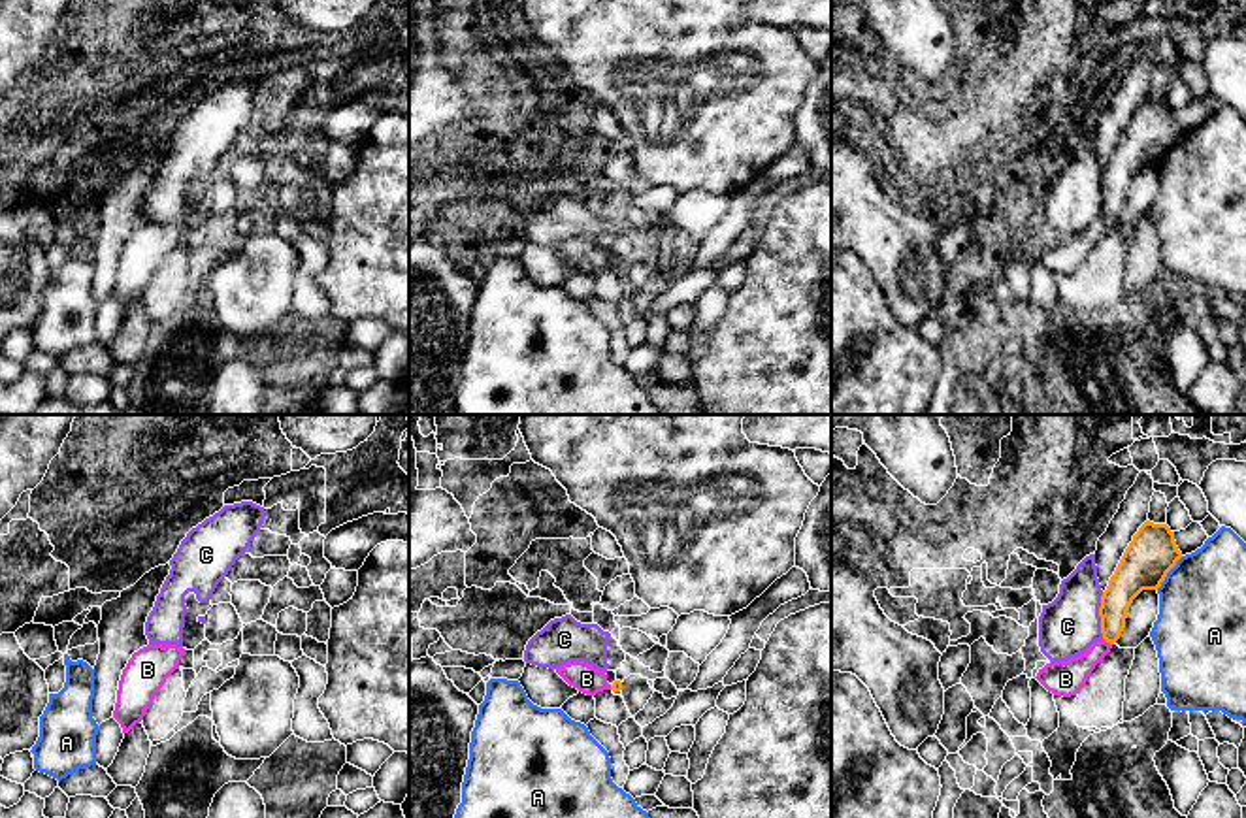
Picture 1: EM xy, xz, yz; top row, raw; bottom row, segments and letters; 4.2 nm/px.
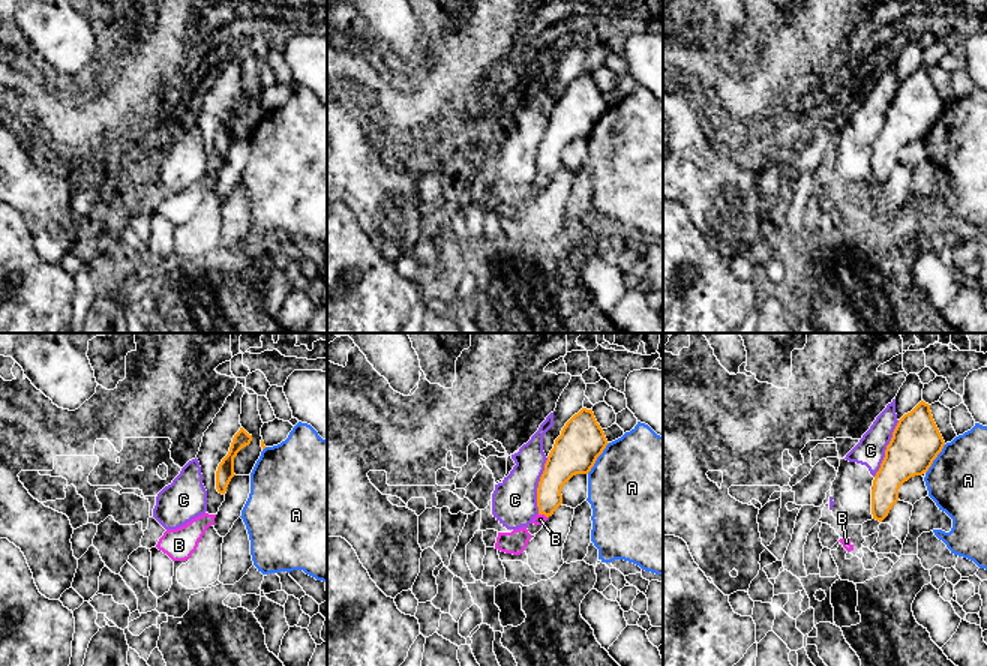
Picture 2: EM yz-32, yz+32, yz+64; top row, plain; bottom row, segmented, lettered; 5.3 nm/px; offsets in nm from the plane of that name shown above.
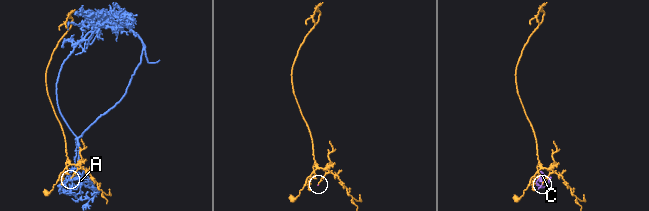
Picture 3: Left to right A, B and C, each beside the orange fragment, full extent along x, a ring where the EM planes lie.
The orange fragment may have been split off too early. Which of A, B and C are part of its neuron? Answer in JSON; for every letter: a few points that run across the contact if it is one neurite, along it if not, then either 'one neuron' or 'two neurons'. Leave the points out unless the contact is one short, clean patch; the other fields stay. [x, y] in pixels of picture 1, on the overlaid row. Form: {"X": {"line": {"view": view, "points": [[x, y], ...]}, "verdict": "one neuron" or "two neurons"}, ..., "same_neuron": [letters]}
{"A": {"line": {"view": "yz", "points": [[1182, 556], [1156, 588]]}, "verdict": "two neurons"}, "B": {"line": {"view": "yz", "points": [[1124, 587], [1114, 602], [1107, 641], [1065, 679]]}, "verdict": "one neuron"}, "C": {"verdict": "two neurons"}, "same_neuron": ["B"]}

